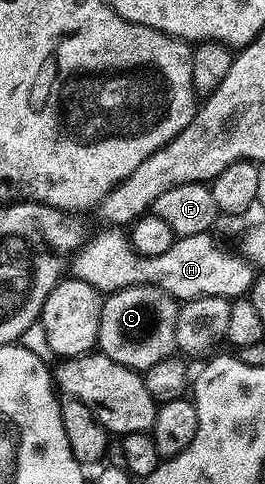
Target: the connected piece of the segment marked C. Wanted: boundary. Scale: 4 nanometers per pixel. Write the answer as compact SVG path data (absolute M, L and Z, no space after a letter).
M144 285L112 291L104 298L98 350L129 369L146 373L157 361L172 358L180 304L161 287Z

